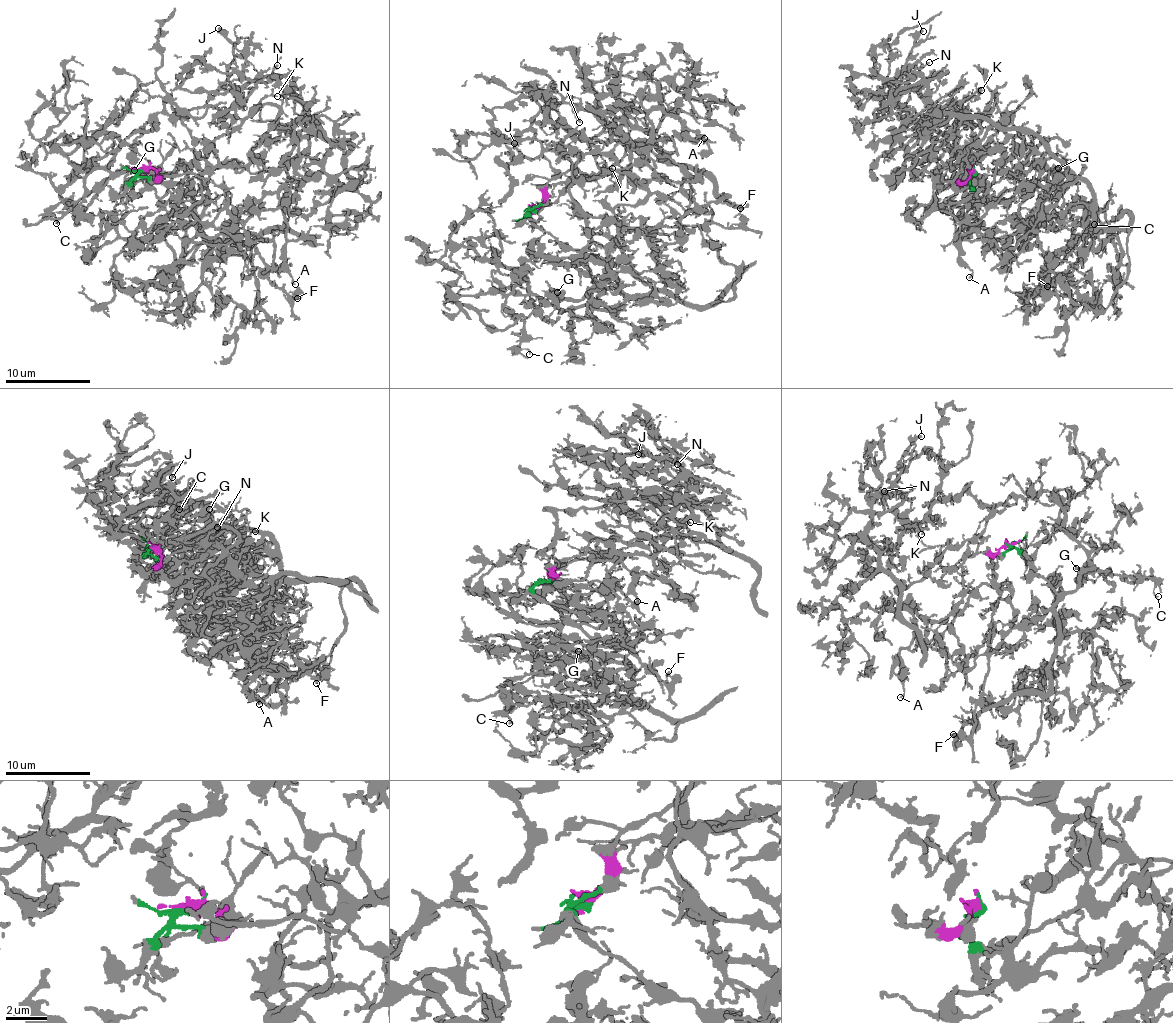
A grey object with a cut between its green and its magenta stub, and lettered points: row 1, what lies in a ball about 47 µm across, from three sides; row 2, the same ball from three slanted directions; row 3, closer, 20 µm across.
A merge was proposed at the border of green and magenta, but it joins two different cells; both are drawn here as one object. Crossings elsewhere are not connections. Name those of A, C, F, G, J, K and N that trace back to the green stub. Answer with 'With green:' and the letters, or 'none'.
With green: C, F, G

